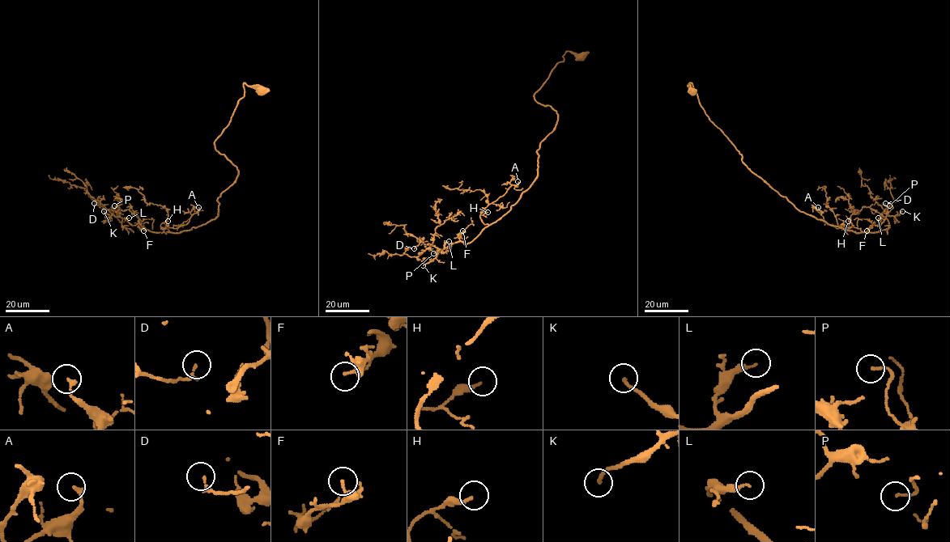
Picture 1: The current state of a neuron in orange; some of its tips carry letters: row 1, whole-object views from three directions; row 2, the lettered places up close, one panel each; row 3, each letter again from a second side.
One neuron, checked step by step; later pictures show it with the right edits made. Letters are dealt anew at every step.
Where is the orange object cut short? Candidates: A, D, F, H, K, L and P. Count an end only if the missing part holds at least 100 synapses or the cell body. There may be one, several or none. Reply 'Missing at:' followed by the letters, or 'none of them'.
Missing at: K

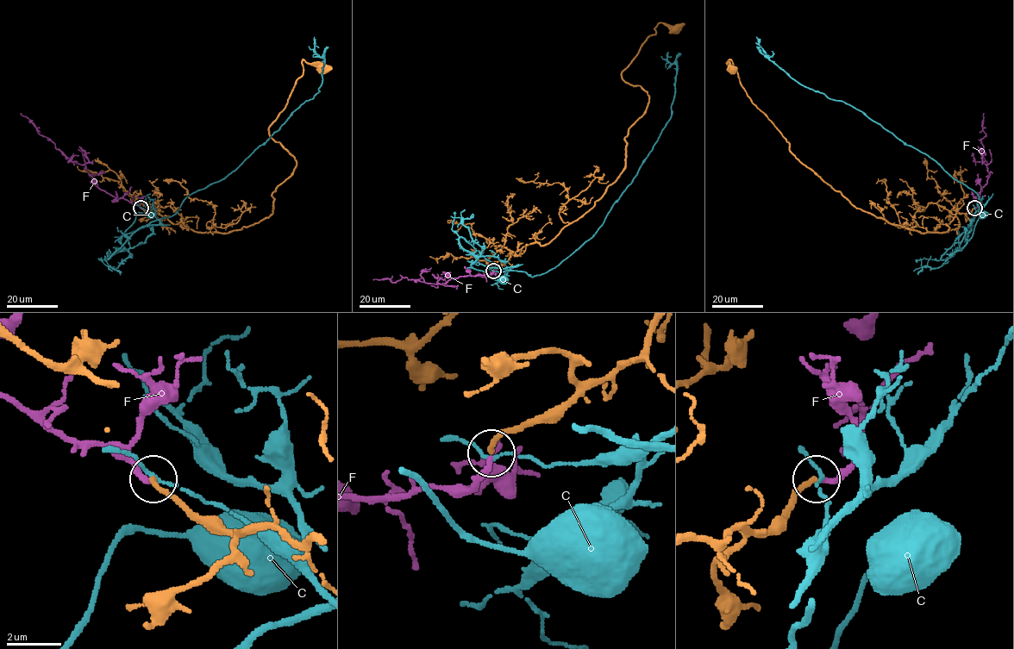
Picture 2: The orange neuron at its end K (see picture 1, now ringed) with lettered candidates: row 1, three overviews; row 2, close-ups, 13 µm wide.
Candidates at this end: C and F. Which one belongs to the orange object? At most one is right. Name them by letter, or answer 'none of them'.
F

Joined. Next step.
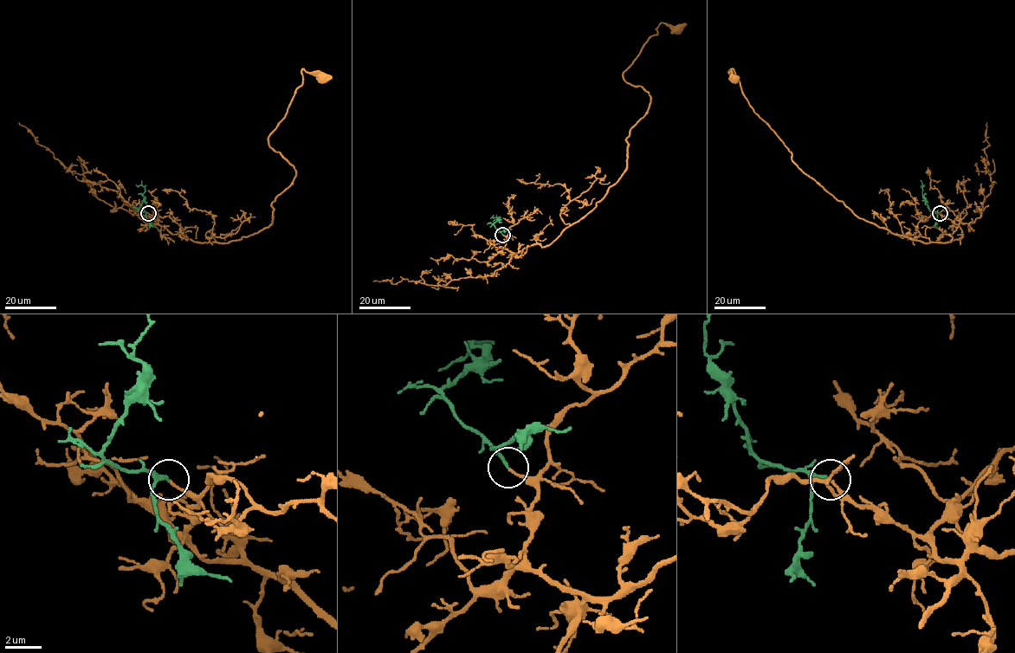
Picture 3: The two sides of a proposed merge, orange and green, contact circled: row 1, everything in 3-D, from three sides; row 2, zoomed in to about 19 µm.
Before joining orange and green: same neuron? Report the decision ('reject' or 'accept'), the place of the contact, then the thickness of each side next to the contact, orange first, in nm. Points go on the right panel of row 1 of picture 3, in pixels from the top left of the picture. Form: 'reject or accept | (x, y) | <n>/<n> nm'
accept | (940, 213) | 120/170 nm

